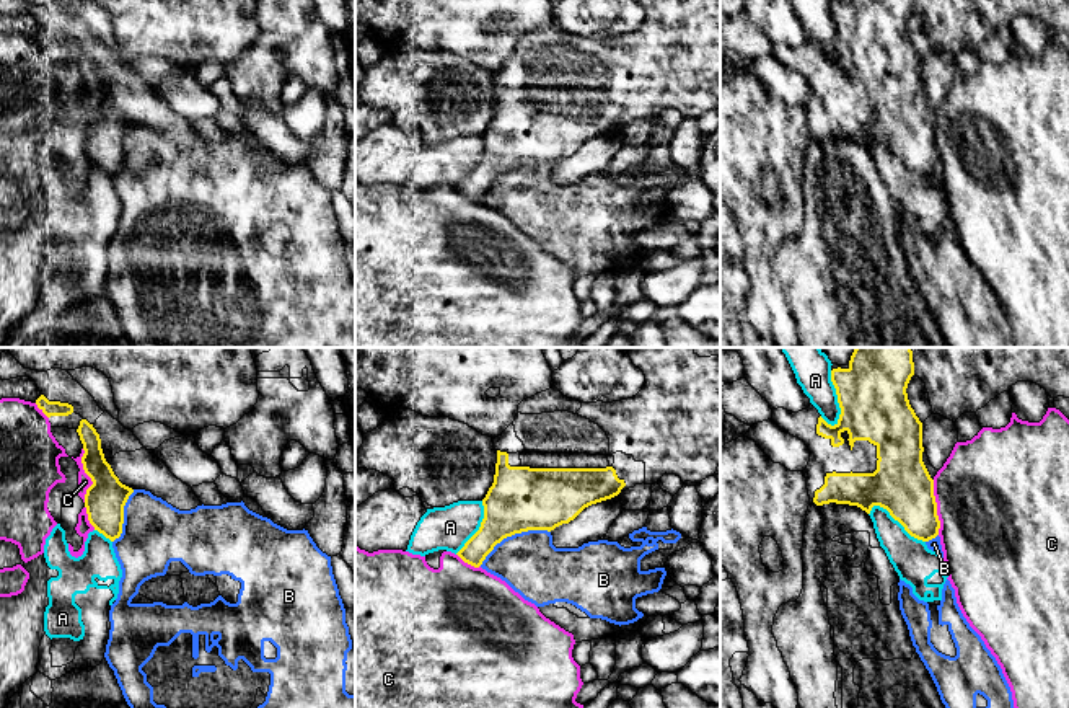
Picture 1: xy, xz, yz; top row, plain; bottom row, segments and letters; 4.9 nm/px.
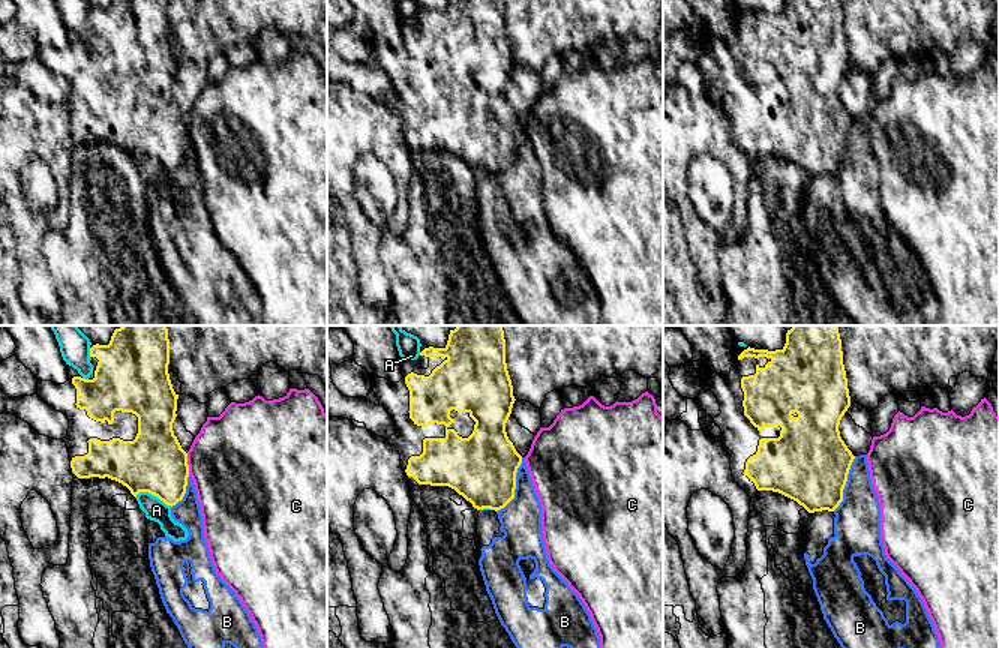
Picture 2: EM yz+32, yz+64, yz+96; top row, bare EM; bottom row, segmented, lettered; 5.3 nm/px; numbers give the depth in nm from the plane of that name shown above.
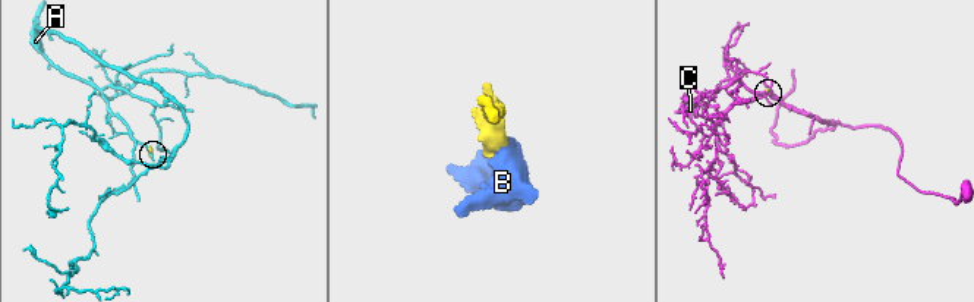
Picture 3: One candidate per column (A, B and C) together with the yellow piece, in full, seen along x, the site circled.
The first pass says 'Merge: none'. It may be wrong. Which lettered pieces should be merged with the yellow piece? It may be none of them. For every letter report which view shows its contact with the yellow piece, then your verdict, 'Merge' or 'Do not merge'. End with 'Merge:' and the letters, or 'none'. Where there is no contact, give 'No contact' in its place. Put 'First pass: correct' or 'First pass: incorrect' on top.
First pass: correct
A: Touches yellow in yz. Do not merge
B: Touches yellow in xz. Do not merge
C: Touches yellow in yz. Do not merge
Merge: none

